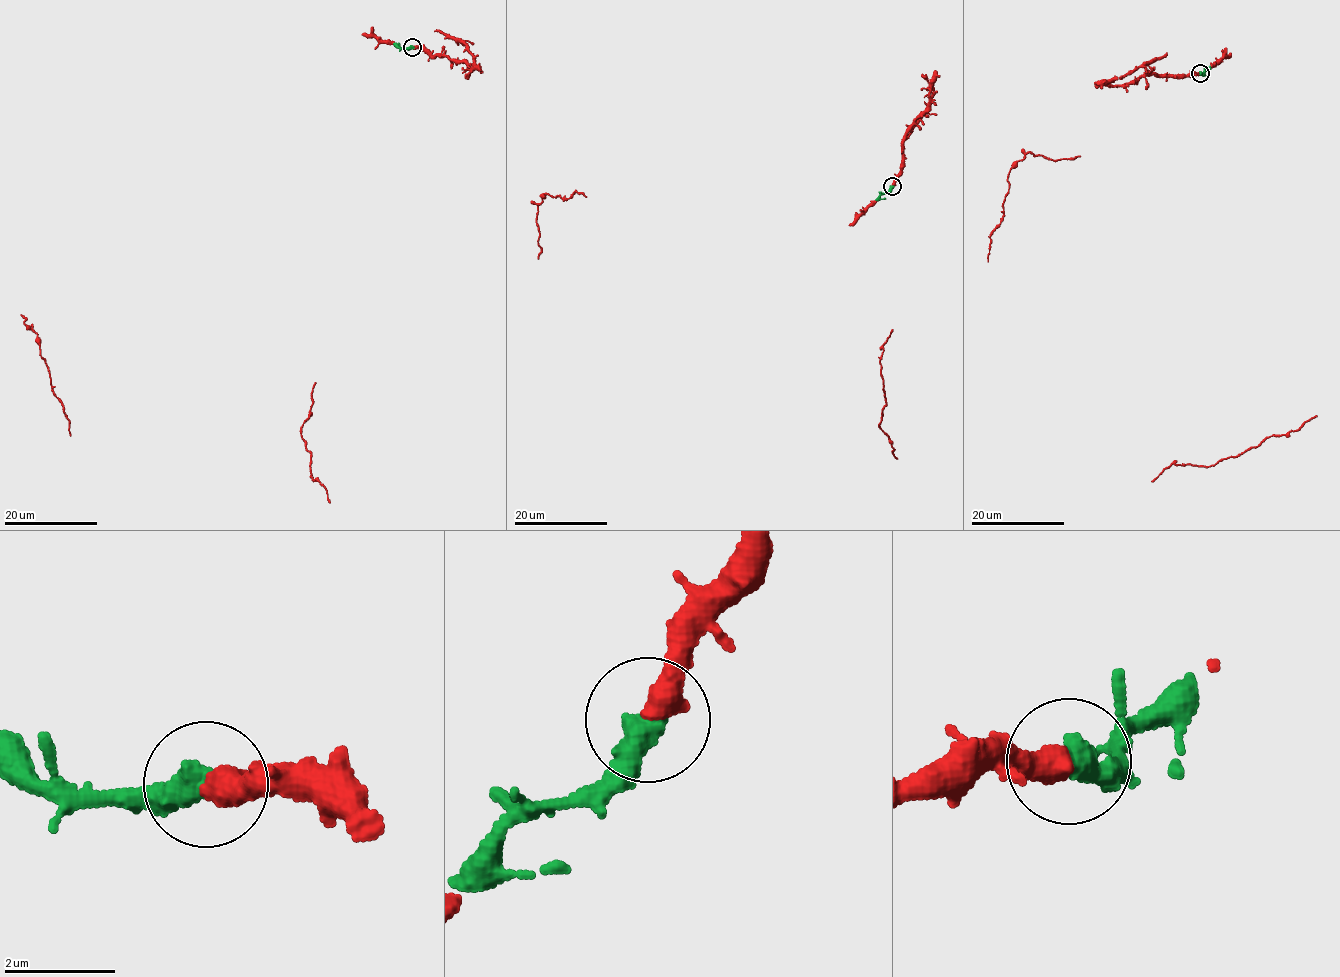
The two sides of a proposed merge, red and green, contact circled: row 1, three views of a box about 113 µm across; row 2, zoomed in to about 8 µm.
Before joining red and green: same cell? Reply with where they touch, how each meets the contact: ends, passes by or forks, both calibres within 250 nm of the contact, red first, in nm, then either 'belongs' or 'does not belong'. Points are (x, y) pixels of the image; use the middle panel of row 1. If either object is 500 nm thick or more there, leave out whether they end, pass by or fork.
place (892, 186); calibres 500 and 500 nm; belongs

